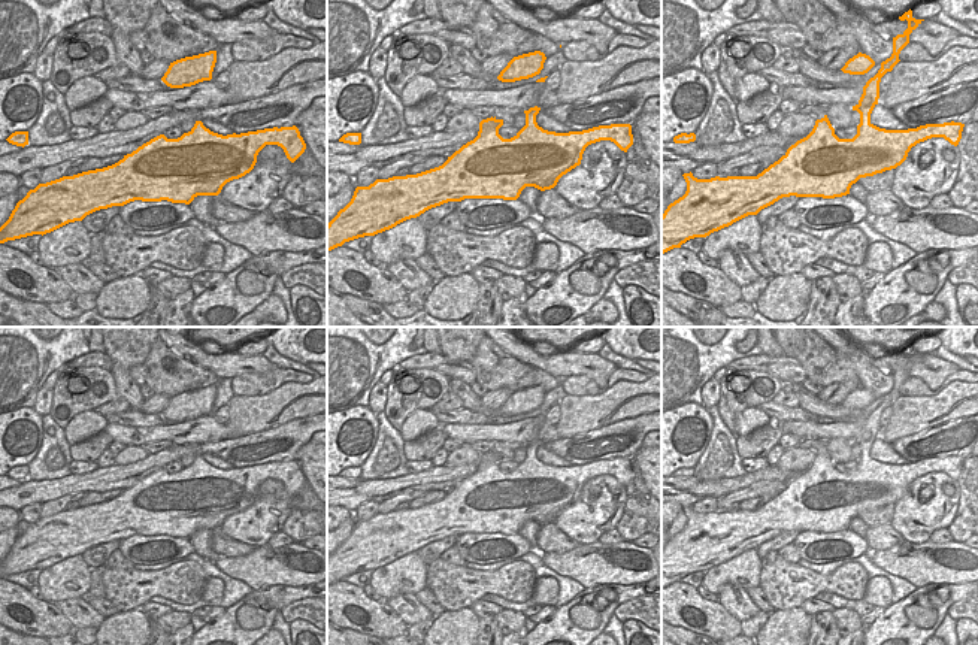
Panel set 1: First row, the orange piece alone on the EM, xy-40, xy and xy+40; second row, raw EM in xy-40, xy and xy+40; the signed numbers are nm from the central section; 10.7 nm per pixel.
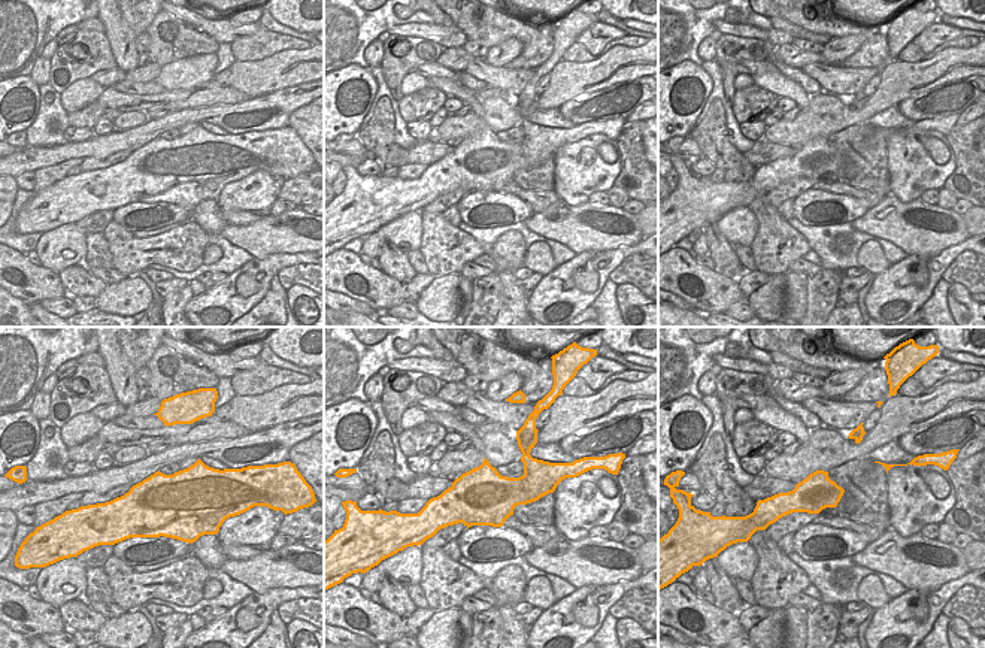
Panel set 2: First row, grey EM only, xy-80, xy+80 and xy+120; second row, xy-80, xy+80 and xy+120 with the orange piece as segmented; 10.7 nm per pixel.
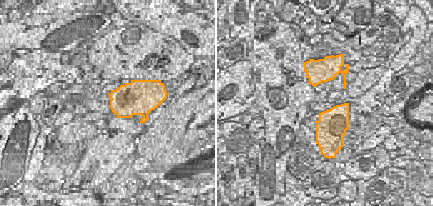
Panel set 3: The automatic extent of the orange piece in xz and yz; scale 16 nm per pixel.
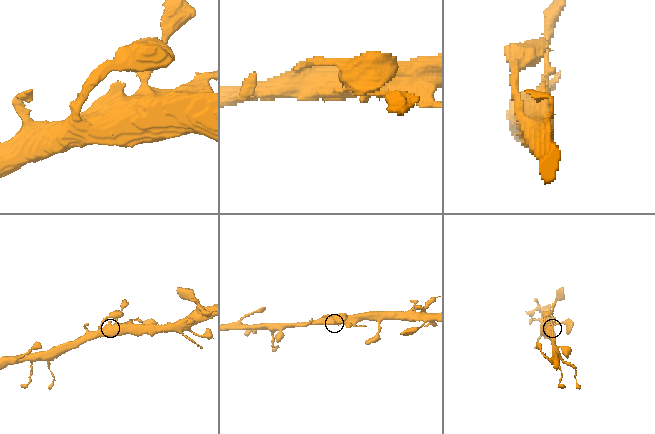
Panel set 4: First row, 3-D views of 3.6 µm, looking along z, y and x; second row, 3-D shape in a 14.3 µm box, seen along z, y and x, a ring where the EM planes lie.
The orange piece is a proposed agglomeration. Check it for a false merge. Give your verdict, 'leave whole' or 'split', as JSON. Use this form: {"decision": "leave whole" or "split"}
{"decision": "leave whole"}

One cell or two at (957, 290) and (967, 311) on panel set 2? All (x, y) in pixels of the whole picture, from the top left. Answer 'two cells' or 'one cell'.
one cell

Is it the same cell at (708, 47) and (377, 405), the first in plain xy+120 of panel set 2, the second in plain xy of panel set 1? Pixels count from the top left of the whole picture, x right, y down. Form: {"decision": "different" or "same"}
{"decision": "same"}

